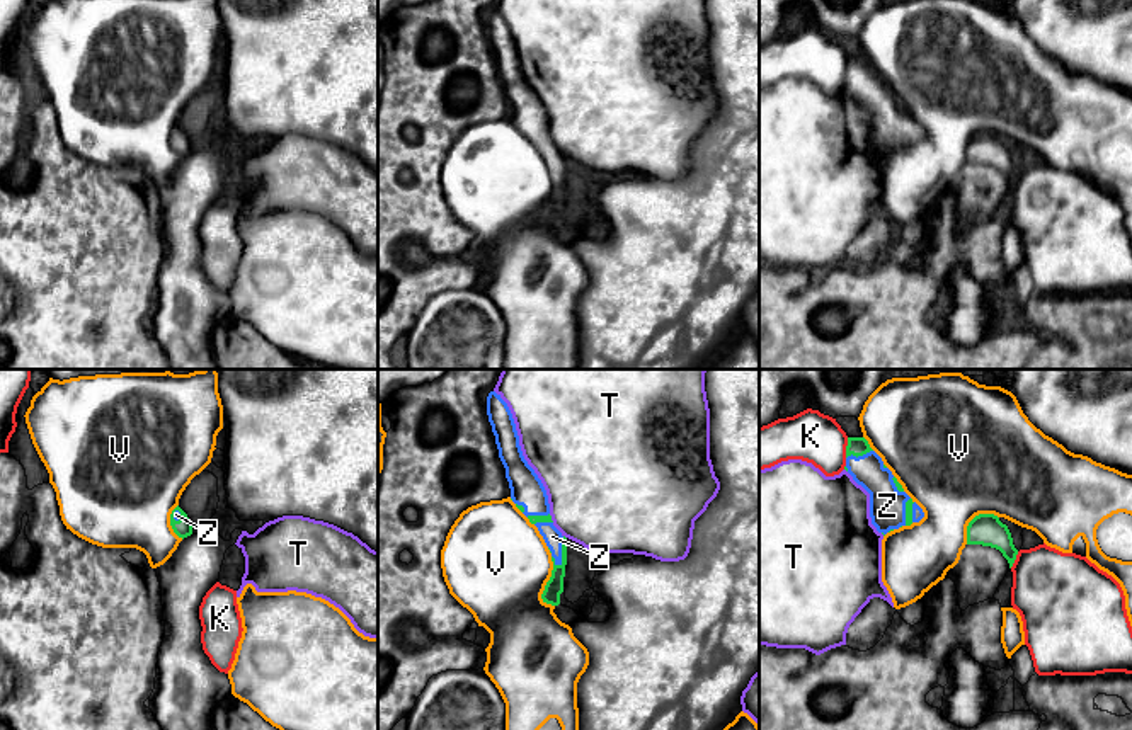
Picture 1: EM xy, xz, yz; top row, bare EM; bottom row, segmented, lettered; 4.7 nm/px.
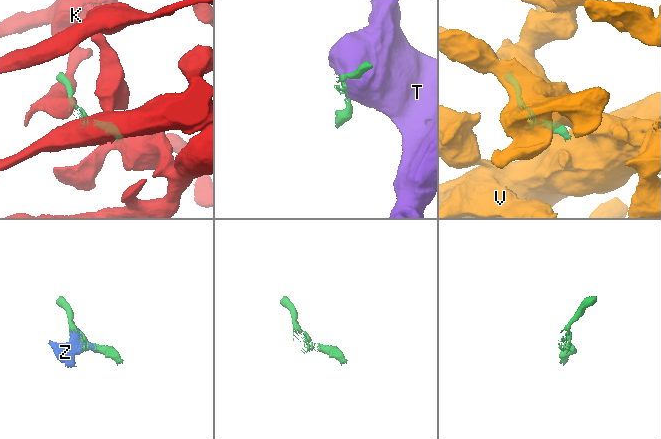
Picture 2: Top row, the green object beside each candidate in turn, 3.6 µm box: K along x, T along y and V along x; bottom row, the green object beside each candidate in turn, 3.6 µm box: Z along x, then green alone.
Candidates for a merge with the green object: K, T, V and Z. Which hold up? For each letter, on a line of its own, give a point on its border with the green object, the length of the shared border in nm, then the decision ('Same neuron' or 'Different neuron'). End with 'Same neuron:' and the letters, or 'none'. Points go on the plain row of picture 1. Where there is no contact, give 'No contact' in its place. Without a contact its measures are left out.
K: Touches green at yz (846, 67). Shared border 100 nm. Different neuron
T: Touches green at xz (550, 136). Shared border 50 nm. Different neuron
V: Touches green at xz (547, 203). Shared border 240 nm. Different neuron
Z: Touches green at xz (562, 171). Shared border 150 nm. Same neuron
Same neuron: Z

